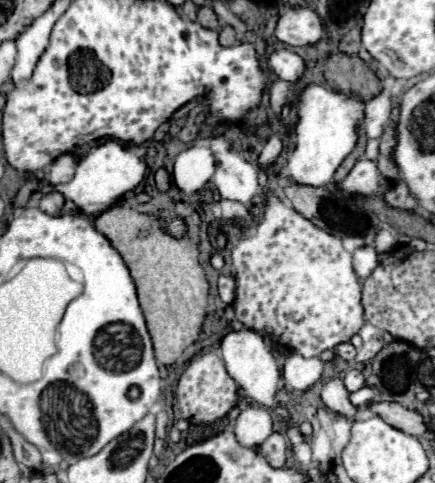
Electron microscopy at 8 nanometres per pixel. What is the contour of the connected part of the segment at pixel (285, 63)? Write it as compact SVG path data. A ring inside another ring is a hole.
M274 50L270 54L270 70L286 82L296 82L304 72L304 62L290 50Z

